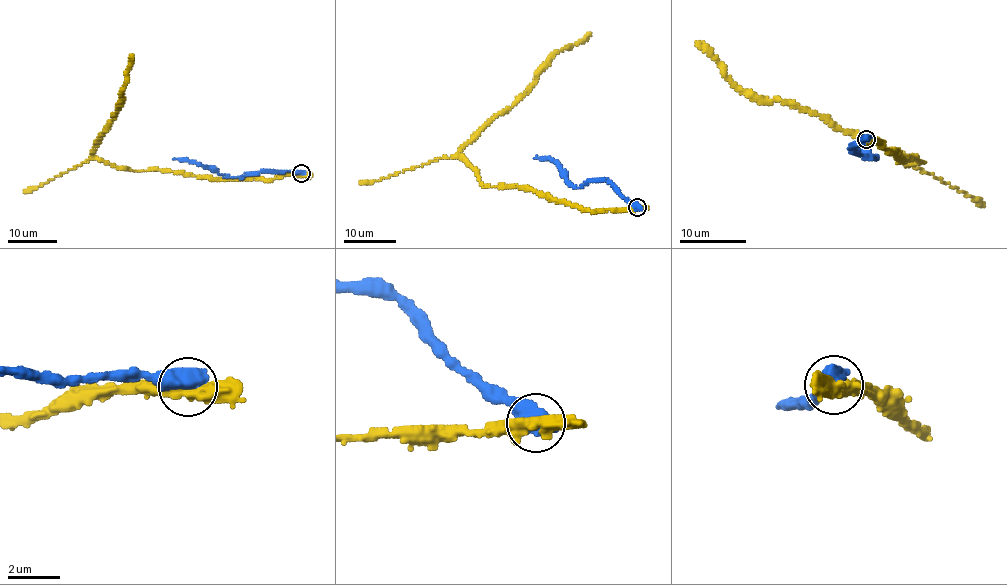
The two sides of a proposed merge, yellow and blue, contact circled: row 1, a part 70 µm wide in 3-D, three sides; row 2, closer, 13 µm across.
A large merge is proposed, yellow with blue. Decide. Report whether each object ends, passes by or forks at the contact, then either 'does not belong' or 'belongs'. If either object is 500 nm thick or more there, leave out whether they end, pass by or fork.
does not belong

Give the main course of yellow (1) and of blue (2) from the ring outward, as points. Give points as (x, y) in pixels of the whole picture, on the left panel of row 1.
1: (301, 174), (259, 180), (203, 179), (172, 171), (117, 168), (94, 155), (91, 152), (117, 108), (133, 54)
2: (301, 173), (264, 170), (231, 178), (196, 162), (173, 158)

